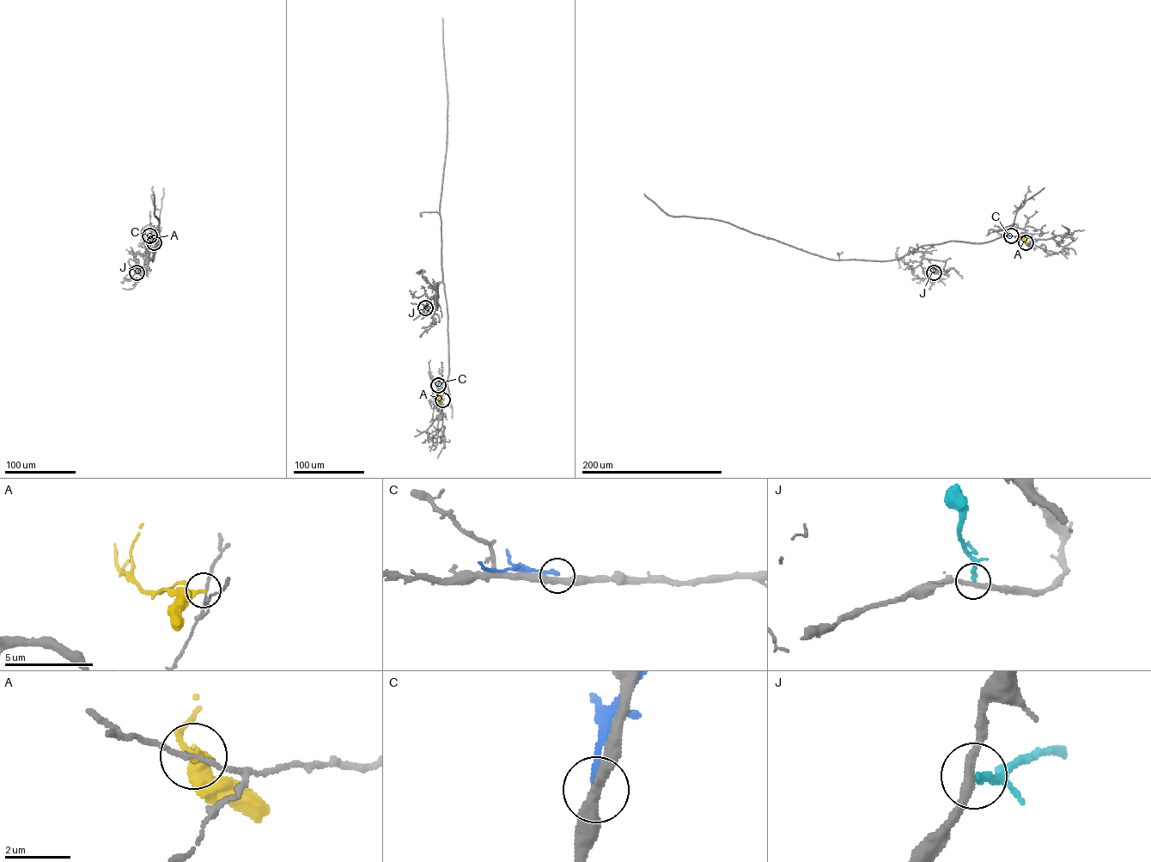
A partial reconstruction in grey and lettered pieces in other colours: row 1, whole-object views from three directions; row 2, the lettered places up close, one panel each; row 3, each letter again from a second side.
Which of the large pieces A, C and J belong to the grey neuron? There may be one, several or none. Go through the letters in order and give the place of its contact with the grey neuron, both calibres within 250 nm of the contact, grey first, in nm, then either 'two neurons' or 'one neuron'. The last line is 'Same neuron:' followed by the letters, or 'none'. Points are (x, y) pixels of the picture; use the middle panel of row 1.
A: (442, 400) | 120/170 nm | two neurons
C: (438, 385) | 360/200 nm | two neurons
J: (425, 308) | 280/240 nm | two neurons
Same neuron: none

